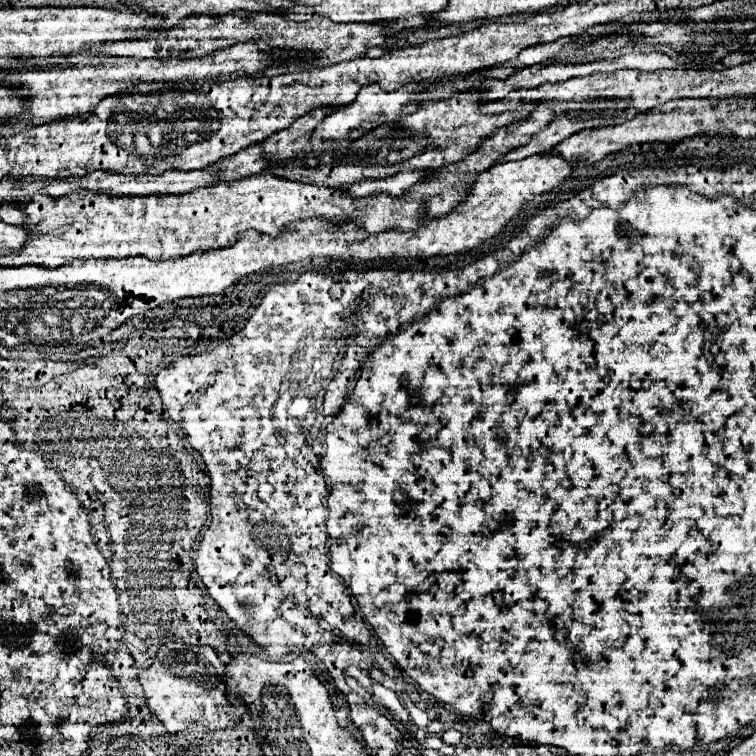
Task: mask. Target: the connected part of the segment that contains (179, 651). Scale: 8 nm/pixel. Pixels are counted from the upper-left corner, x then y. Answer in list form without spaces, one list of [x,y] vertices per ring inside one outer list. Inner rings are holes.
[[[181,641],[163,643],[153,665],[141,673],[149,711],[165,725],[169,735],[187,733],[191,723],[203,723],[207,731],[227,729],[237,725],[241,715],[229,705],[225,689],[225,665],[211,647],[191,647]]]

